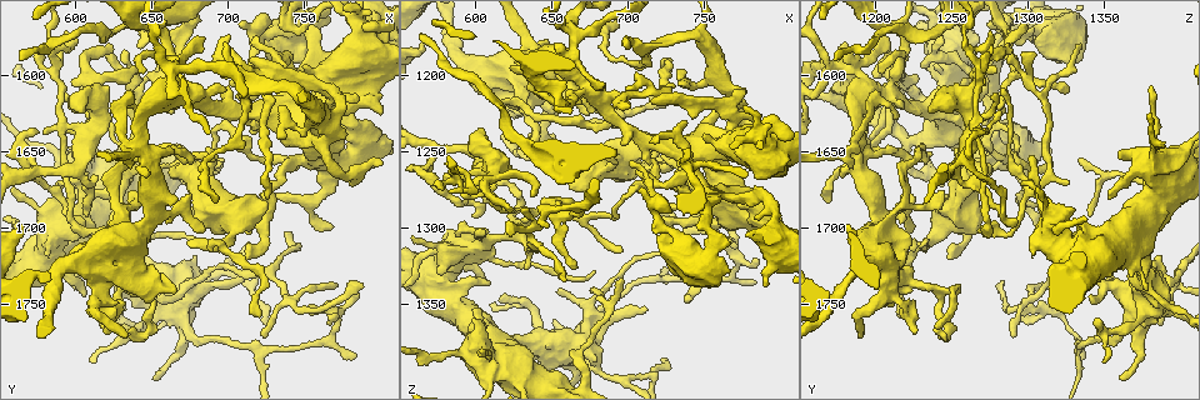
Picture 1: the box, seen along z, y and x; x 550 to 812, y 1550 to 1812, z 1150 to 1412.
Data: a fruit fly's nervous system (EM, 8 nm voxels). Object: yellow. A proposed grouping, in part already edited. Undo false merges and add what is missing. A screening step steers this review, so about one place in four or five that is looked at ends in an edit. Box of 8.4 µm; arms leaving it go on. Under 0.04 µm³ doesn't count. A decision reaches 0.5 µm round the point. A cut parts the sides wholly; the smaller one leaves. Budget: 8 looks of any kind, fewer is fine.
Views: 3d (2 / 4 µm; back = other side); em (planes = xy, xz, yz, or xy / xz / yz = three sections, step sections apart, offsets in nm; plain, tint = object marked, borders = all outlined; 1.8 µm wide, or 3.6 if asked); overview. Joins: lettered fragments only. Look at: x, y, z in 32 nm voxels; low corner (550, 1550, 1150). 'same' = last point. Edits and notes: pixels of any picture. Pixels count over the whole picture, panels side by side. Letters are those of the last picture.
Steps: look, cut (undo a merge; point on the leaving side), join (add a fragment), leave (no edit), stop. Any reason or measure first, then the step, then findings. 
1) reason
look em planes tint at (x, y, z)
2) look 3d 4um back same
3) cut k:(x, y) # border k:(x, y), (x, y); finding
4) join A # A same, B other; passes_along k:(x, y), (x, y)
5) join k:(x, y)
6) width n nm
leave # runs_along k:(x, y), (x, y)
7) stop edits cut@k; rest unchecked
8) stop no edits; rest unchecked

an open end
look 3d 4um at (616, 1766, 1226)

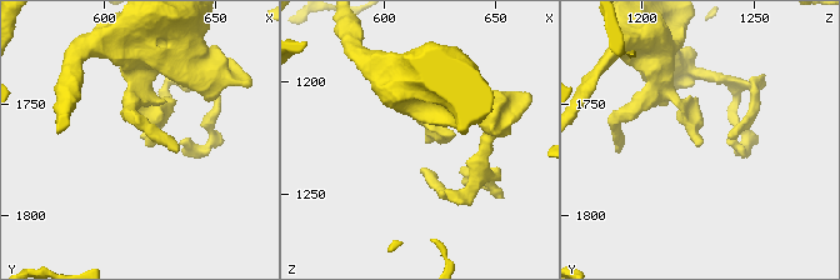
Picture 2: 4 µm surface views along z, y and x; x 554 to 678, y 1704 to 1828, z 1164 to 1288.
now the EM
look em planes borders at (618, 1769, 1226)

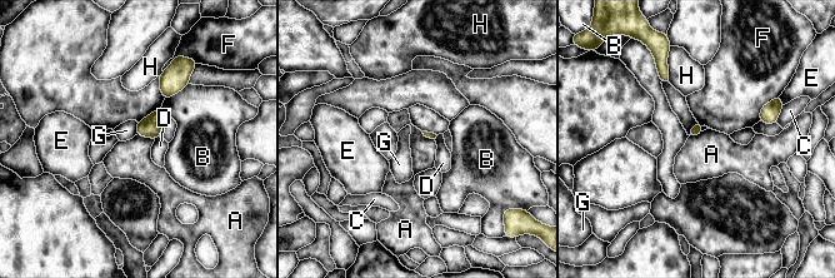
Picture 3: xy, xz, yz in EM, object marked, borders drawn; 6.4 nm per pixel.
longest_contact B 190 nm
leave # A other, B other, C other, D other, E other, F other, G other, H other; border 3:(136, 134), (154, 139); no lettered fragment goes on from it

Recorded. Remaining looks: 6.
calibre changes
look em xy step 8 tint at (594, 1634, 1266)

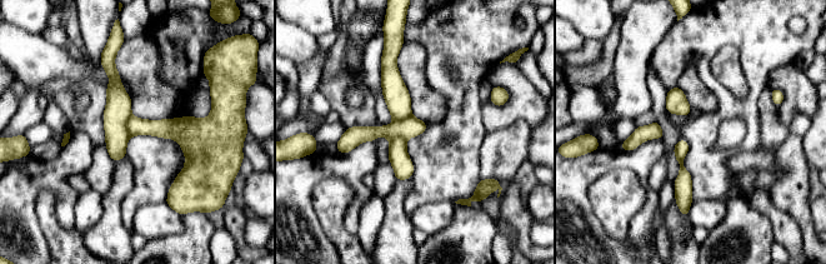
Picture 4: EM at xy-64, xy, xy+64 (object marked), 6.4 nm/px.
what lies round it
look em xy step 8 borders same

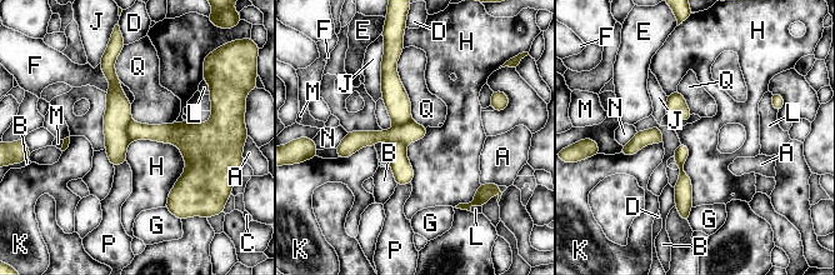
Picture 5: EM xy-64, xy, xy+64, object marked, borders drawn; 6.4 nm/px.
width 90 nm
cut 5:(118, 115) # A other, B other, C other, D other, E other, F other, G other, H other, J other, K other, L other, M other, N other, P other, Q other; border 5:(131, 120), (126, 129), (129, 140); a second neuron is stuck on

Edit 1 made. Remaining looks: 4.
look overview

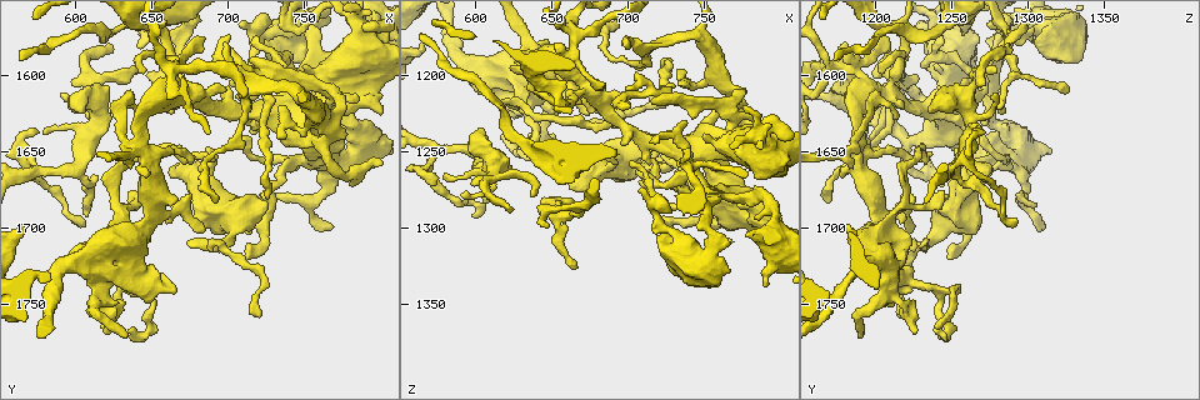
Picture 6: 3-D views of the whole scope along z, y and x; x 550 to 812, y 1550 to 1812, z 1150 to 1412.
branch point
look 3d 2um at (640, 1644, 1188)

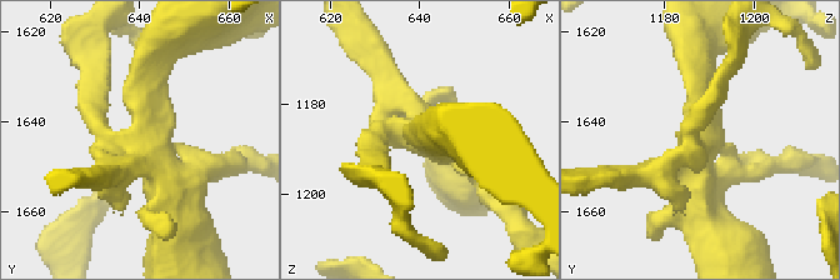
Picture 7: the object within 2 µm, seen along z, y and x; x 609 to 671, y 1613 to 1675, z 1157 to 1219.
look em xy step 16 tint at (641, 1642, 1188)

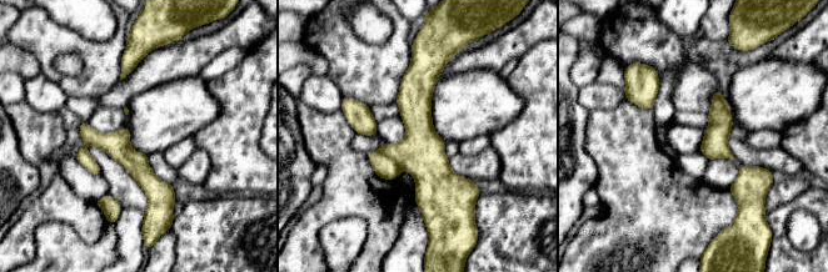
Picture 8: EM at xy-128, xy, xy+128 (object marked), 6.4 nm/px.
another direction
look em planes borders same

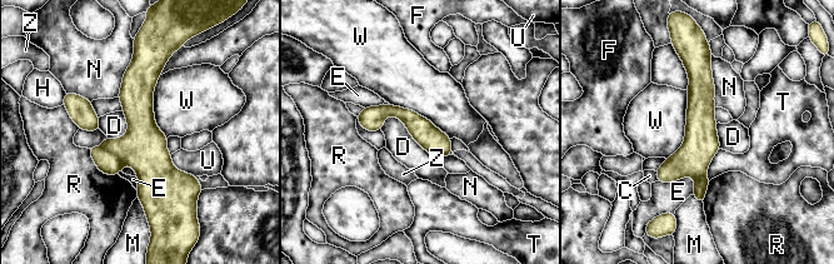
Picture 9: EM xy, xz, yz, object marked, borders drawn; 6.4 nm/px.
leave # C other, D other, E other, F other, H other, M other, N other, R other, T other, U other, W other, Z other; runs_along 9:(146, 55), (141, 75), (146, 205); continuous, no second neuron

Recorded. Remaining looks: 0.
stop edits cut@5; rest unchecked

